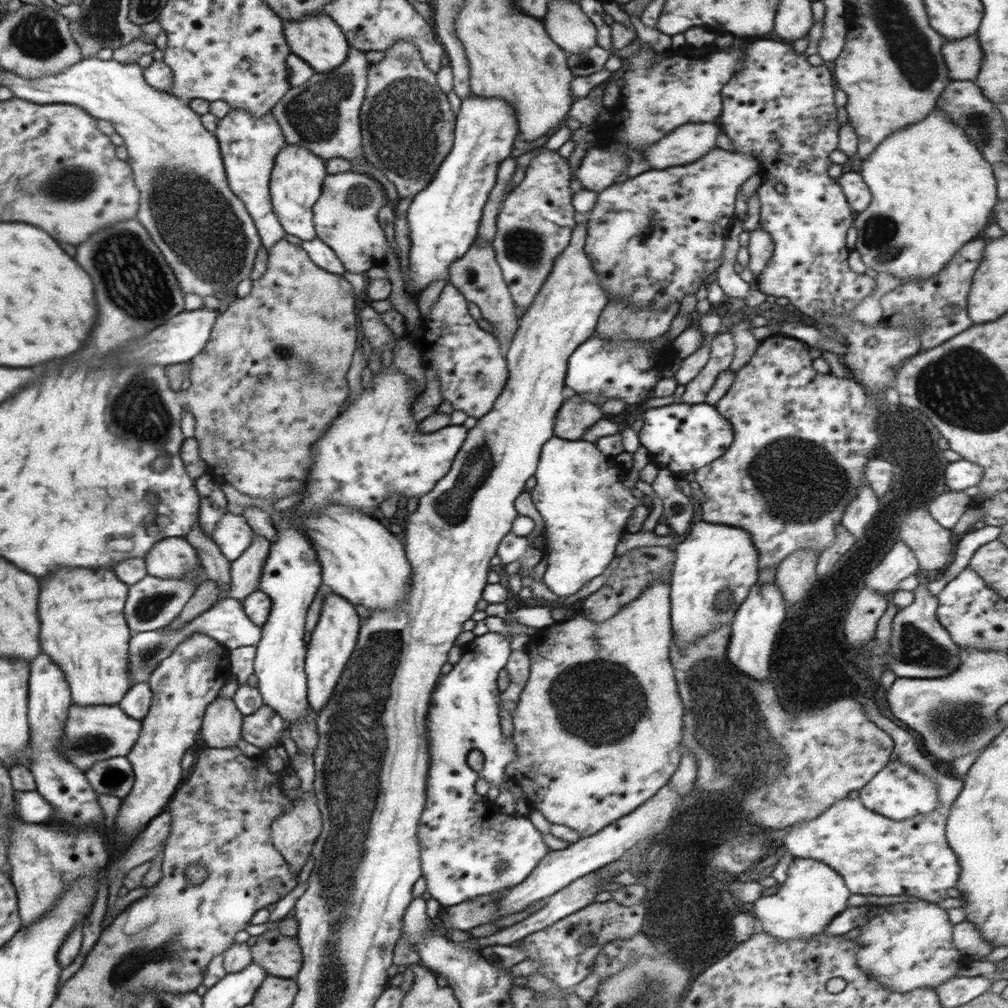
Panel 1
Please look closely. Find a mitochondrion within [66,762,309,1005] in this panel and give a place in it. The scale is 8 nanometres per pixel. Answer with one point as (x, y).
(169, 948)

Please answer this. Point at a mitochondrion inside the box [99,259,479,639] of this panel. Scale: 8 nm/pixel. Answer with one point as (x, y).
(137, 411)

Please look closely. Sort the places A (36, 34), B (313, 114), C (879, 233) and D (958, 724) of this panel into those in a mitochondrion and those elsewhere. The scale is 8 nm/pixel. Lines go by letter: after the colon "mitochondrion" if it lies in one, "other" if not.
A: mitochondrion
B: mitochondrion
C: mitochondrion
D: mitochondrion

